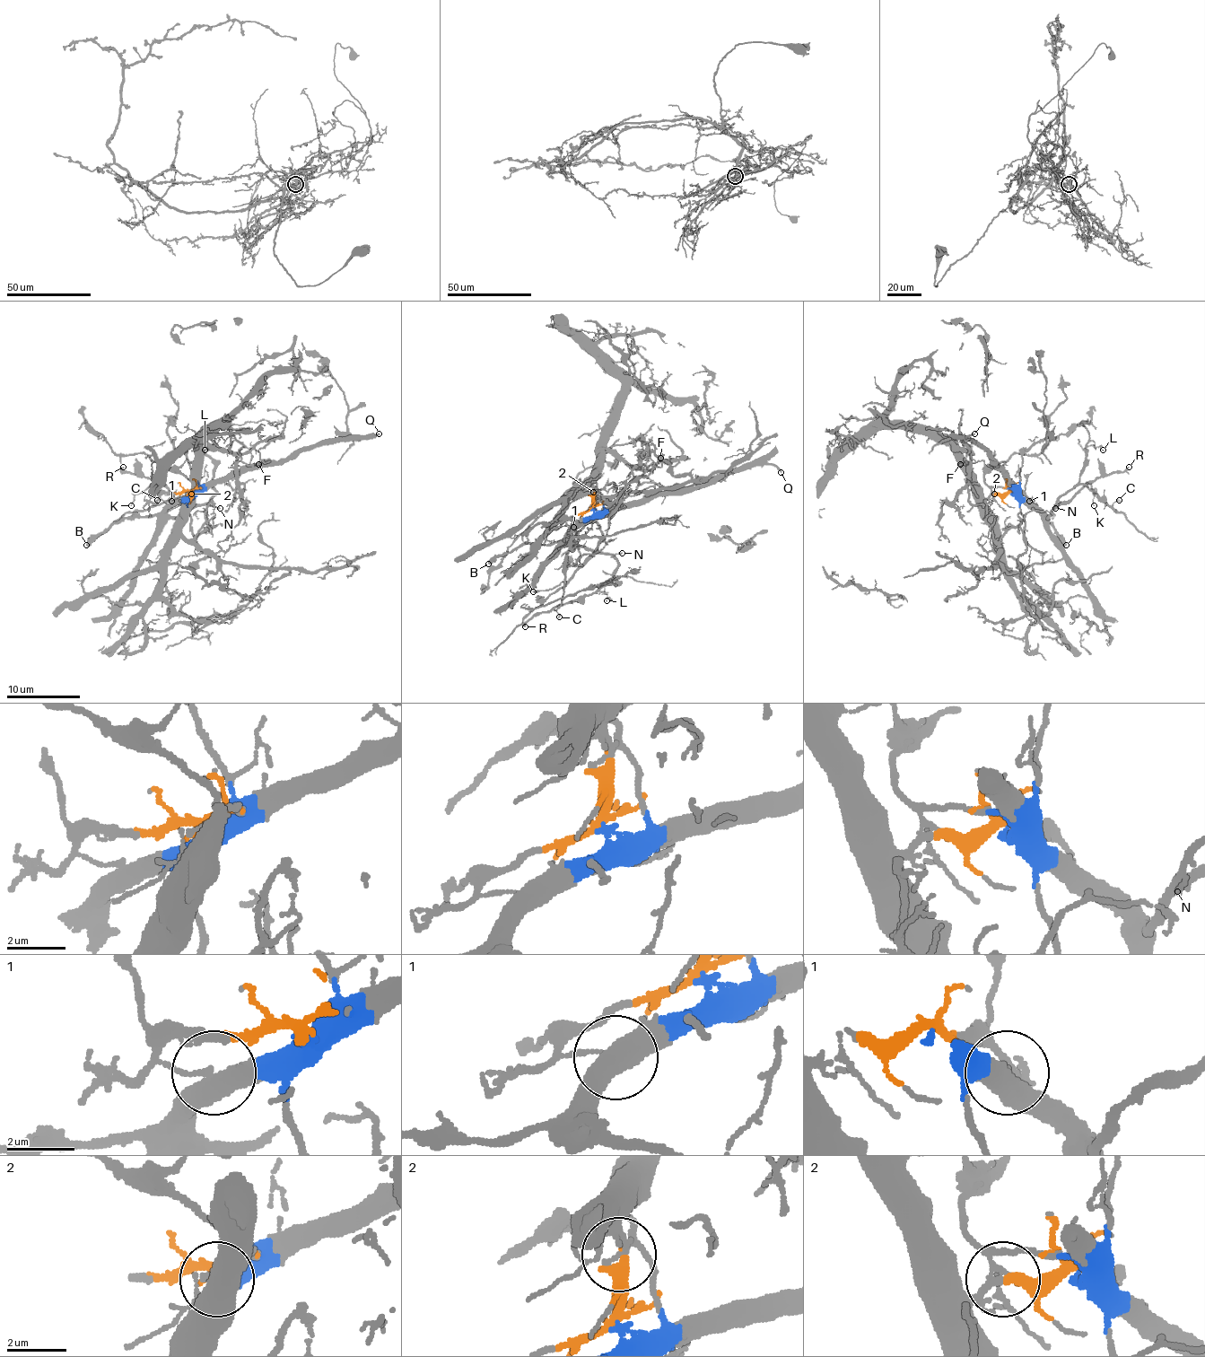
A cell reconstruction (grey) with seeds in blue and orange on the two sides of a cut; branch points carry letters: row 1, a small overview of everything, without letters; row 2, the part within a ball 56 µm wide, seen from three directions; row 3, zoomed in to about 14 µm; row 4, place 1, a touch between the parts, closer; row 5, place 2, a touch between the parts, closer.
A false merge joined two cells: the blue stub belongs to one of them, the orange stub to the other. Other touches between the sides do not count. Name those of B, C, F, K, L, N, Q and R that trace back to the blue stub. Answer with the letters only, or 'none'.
B, C, K, L, N, Q, R

